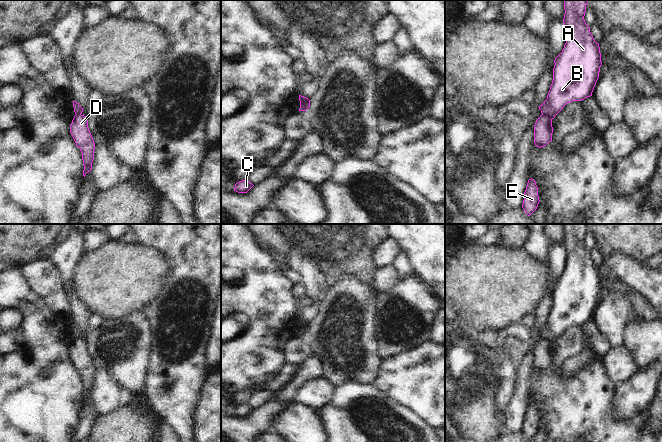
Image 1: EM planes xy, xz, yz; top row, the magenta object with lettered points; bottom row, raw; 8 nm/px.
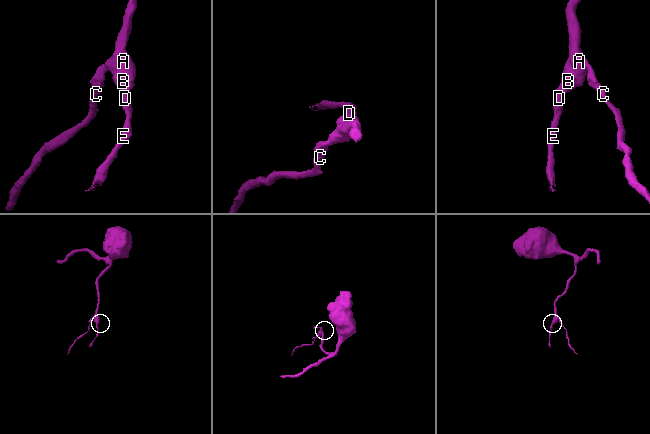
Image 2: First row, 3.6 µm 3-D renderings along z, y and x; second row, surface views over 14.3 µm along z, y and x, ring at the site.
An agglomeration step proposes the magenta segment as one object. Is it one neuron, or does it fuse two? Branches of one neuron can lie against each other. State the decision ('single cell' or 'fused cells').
fused cells

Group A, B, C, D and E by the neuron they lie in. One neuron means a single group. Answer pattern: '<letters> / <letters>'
A B C / D E

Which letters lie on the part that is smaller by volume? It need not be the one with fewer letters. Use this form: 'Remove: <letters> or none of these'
Remove: D, E

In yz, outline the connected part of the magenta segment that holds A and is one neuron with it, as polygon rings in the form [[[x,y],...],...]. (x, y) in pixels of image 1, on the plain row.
[[[564,224],[564,243],[566,251],[566,267],[562,276],[554,284],[553,305],[547,319],[547,323],[539,331],[542,339],[547,339],[551,343],[572,325],[582,325],[592,320],[592,316],[599,302],[601,277],[599,267],[597,267],[590,251],[584,244],[586,229],[588,224]]]

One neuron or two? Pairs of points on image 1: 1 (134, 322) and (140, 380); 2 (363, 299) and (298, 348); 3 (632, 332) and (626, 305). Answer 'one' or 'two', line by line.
1: one
2: two
3: two

